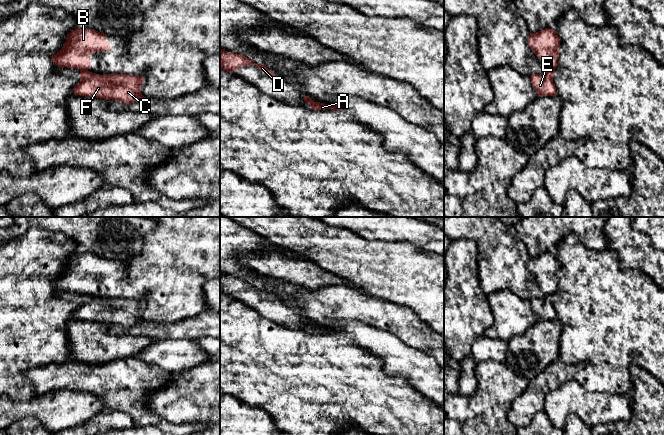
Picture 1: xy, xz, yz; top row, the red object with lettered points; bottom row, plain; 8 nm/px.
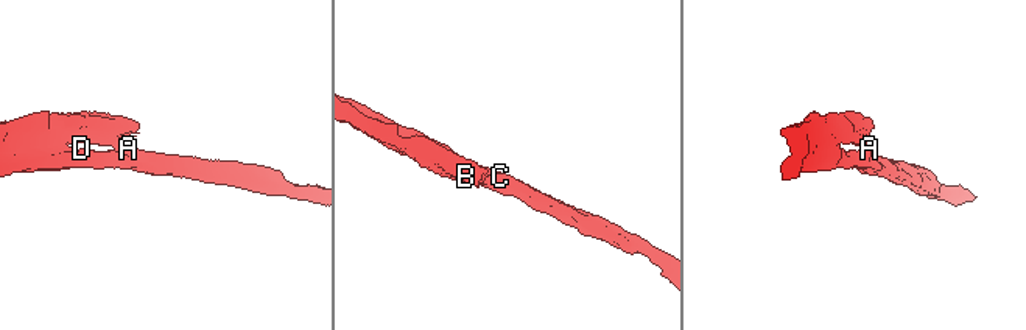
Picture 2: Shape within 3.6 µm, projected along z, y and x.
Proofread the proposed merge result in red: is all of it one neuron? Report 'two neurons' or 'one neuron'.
two neurons

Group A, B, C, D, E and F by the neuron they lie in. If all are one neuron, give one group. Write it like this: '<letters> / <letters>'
A C D E F / B

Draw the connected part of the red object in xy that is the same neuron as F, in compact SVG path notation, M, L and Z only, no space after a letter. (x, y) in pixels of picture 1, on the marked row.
M80 71L80 82L74 86L73 92L77 96L112 99L132 104L145 99L140 91L144 83L143 77L131 74L100 75Z

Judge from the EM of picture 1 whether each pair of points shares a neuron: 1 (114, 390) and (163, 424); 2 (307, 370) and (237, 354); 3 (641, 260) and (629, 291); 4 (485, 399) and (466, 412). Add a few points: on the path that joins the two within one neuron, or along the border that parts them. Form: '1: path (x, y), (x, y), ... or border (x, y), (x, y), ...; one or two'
1: path (126, 398), (145, 417), (151, 419); one
2: path (290, 370), (281, 370), (254, 359); one
3: border (618, 256), (621, 269), (640, 269), (653, 282); two
4: border (470, 397), (469, 404), (473, 414), (462, 423); two

